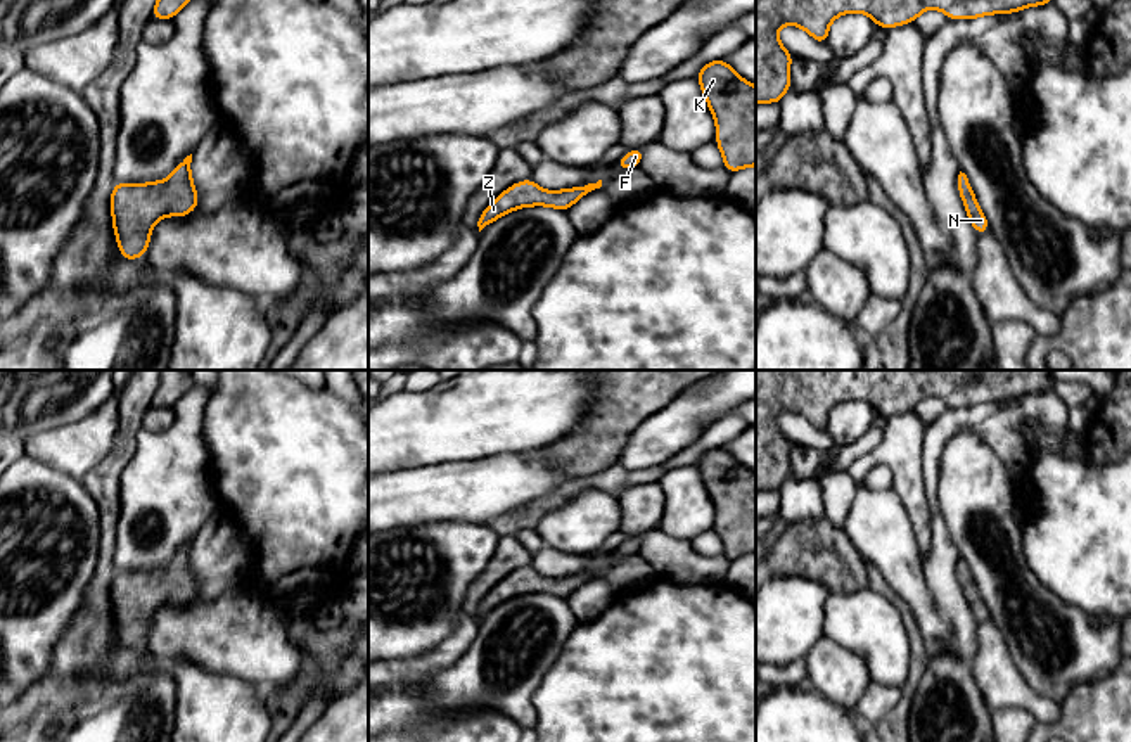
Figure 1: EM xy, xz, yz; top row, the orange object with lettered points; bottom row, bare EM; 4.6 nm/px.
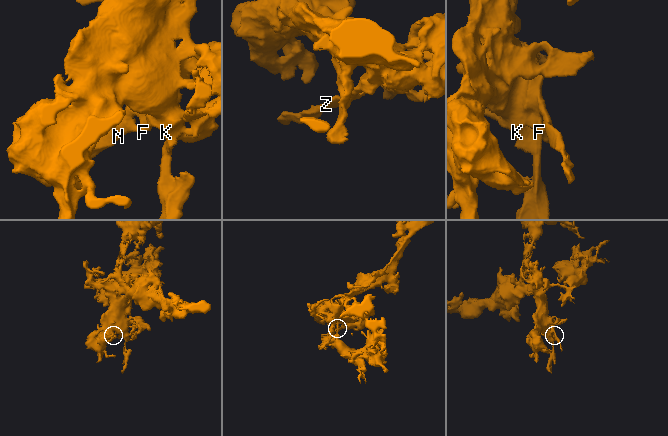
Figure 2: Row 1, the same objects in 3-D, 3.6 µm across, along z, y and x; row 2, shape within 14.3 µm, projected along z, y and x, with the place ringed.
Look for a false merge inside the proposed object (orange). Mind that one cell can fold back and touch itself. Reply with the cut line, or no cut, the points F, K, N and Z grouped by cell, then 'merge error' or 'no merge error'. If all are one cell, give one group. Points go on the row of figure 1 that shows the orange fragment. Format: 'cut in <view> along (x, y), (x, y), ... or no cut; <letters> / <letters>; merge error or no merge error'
no cut; F K N Z; no merge error

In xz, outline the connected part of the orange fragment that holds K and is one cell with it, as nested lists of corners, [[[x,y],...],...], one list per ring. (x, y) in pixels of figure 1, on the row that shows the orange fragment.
[[[721,59],[707,62],[697,81],[716,119],[725,168],[735,173],[756,166],[756,86]]]

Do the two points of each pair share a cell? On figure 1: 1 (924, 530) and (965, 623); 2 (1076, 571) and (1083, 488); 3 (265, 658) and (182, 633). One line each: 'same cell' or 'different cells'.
1: different cells
2: same cell
3: same cell

